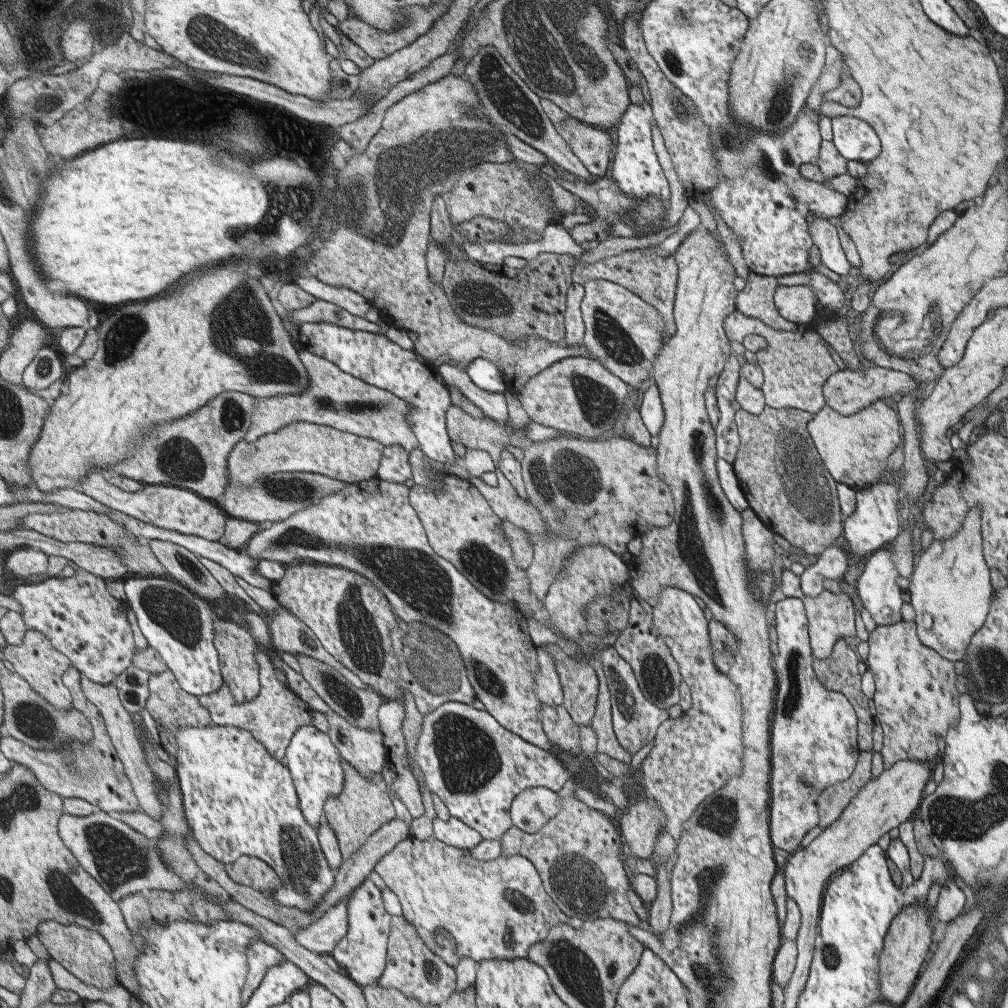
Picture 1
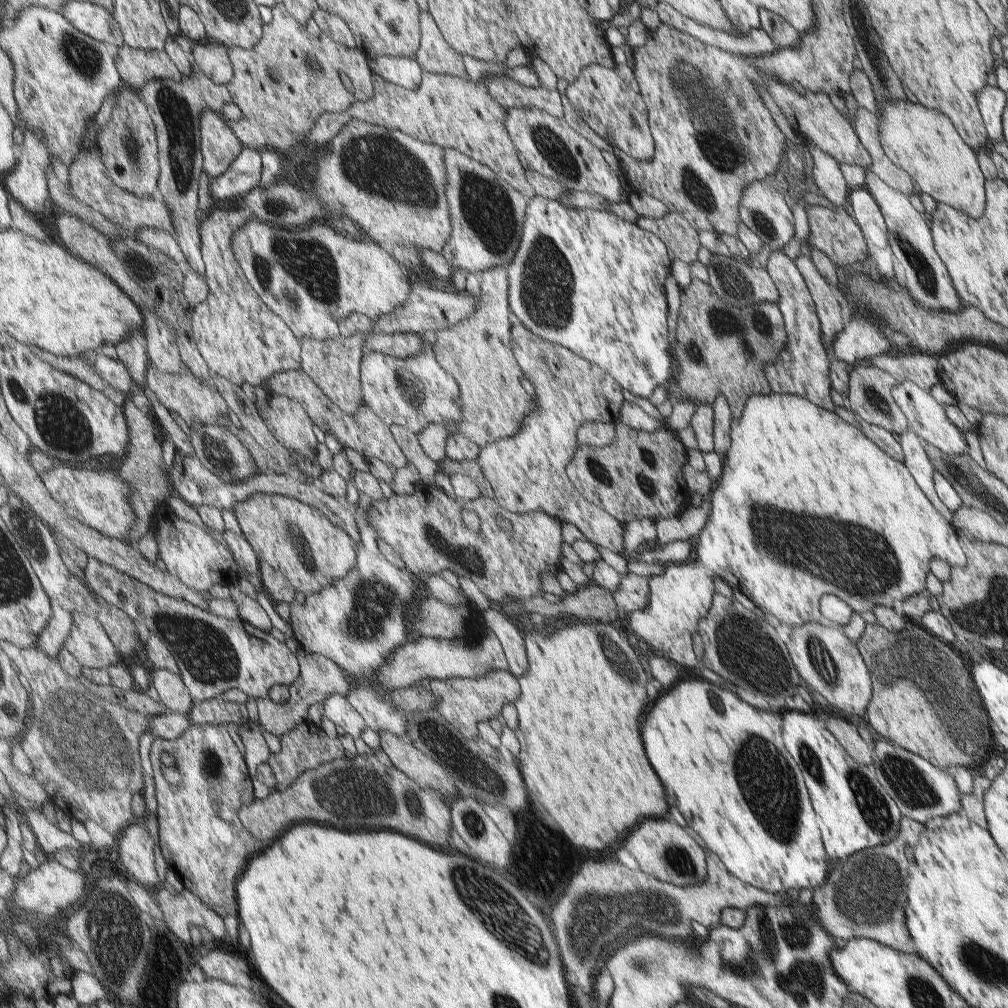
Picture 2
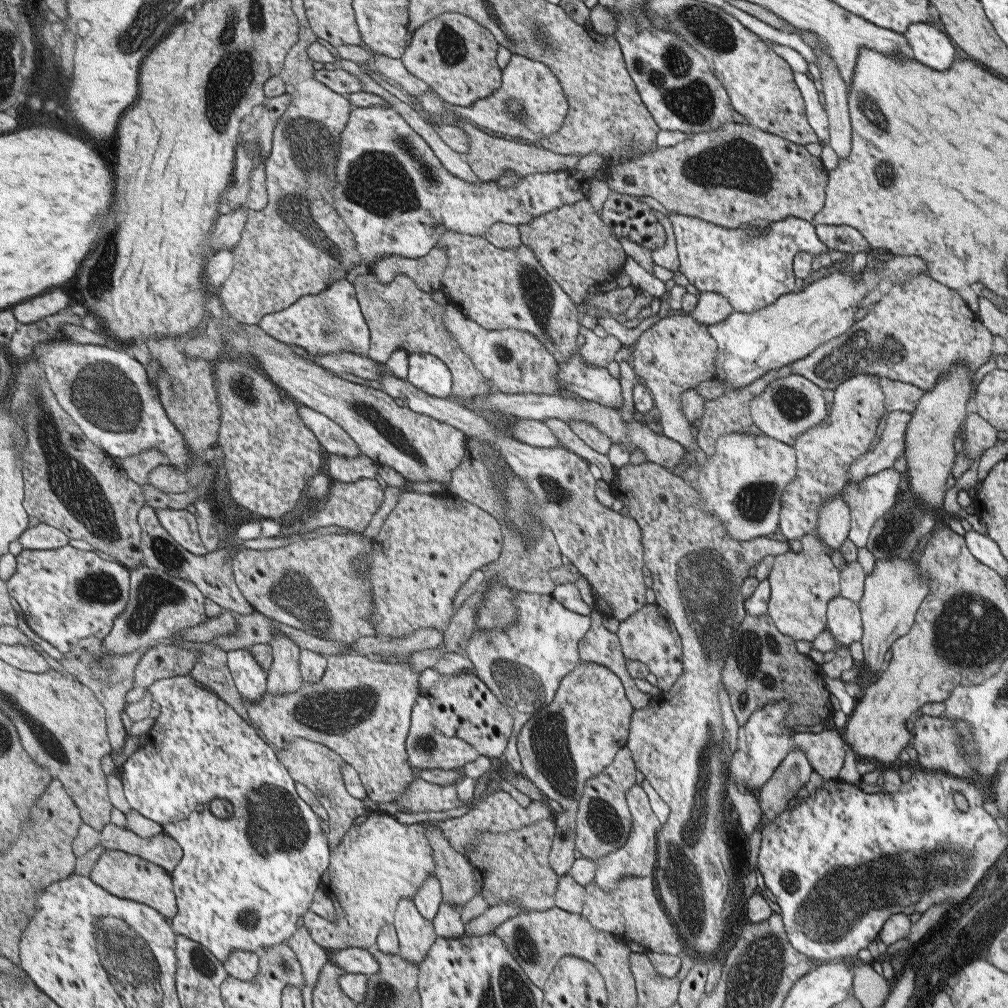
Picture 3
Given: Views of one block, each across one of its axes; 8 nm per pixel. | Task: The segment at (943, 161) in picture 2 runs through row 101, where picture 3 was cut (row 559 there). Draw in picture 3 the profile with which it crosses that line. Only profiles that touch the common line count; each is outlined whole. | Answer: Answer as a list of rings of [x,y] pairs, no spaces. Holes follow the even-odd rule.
[[[905,560],[877,561],[873,571],[866,575],[863,585],[863,594],[858,600],[861,612],[861,648],[863,651],[862,666],[869,672],[879,672],[883,667],[883,657],[893,640],[903,636],[911,622],[913,614],[927,594],[927,582],[915,576],[916,564]]]

